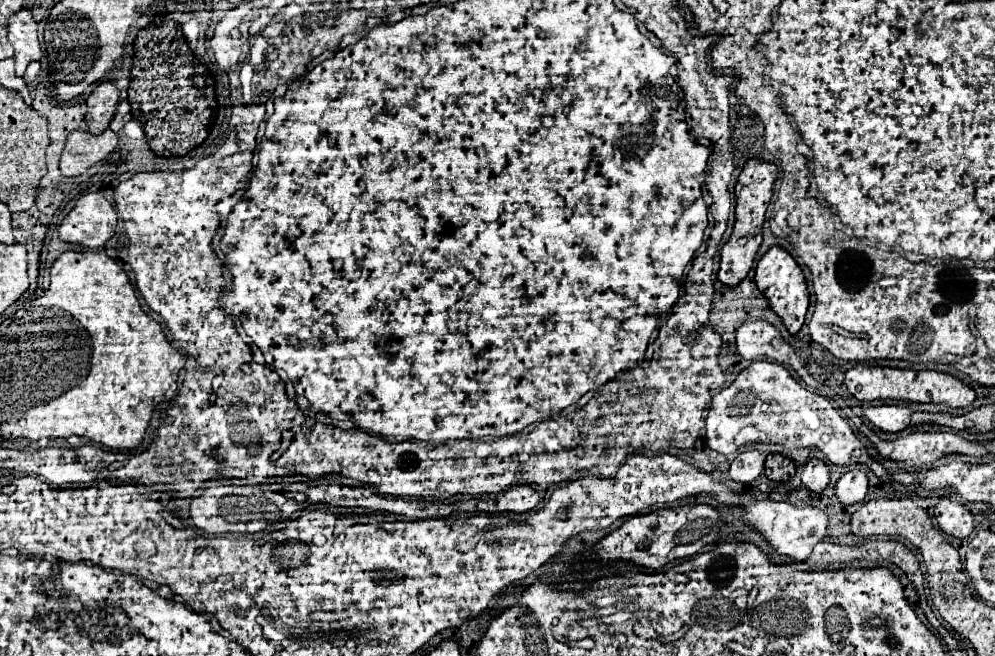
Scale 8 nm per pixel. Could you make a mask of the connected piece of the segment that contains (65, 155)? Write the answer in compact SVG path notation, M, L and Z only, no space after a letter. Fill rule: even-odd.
M106 128L98 136L82 130L70 132L60 156L60 172L64 176L84 174L92 164L100 162L116 146L118 146L118 136L110 128Z

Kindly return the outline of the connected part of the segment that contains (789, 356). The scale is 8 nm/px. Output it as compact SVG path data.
M752 320L744 322L736 330L736 348L738 354L746 360L768 358L780 364L786 364L798 372L798 364L802 364L794 352L794 348L784 342L780 330L774 328L766 320Z

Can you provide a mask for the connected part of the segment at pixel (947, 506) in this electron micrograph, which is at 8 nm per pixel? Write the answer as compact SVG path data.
M938 498L938 504L934 506L934 516L938 520L938 526L956 538L966 538L974 530L974 518L970 510L952 498Z

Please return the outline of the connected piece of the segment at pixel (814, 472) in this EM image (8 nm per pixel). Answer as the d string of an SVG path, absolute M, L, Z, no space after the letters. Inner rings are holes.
M808 460L804 466L802 466L802 482L808 490L812 492L822 492L828 482L830 482L830 472L828 472L828 466L826 462L822 460Z

